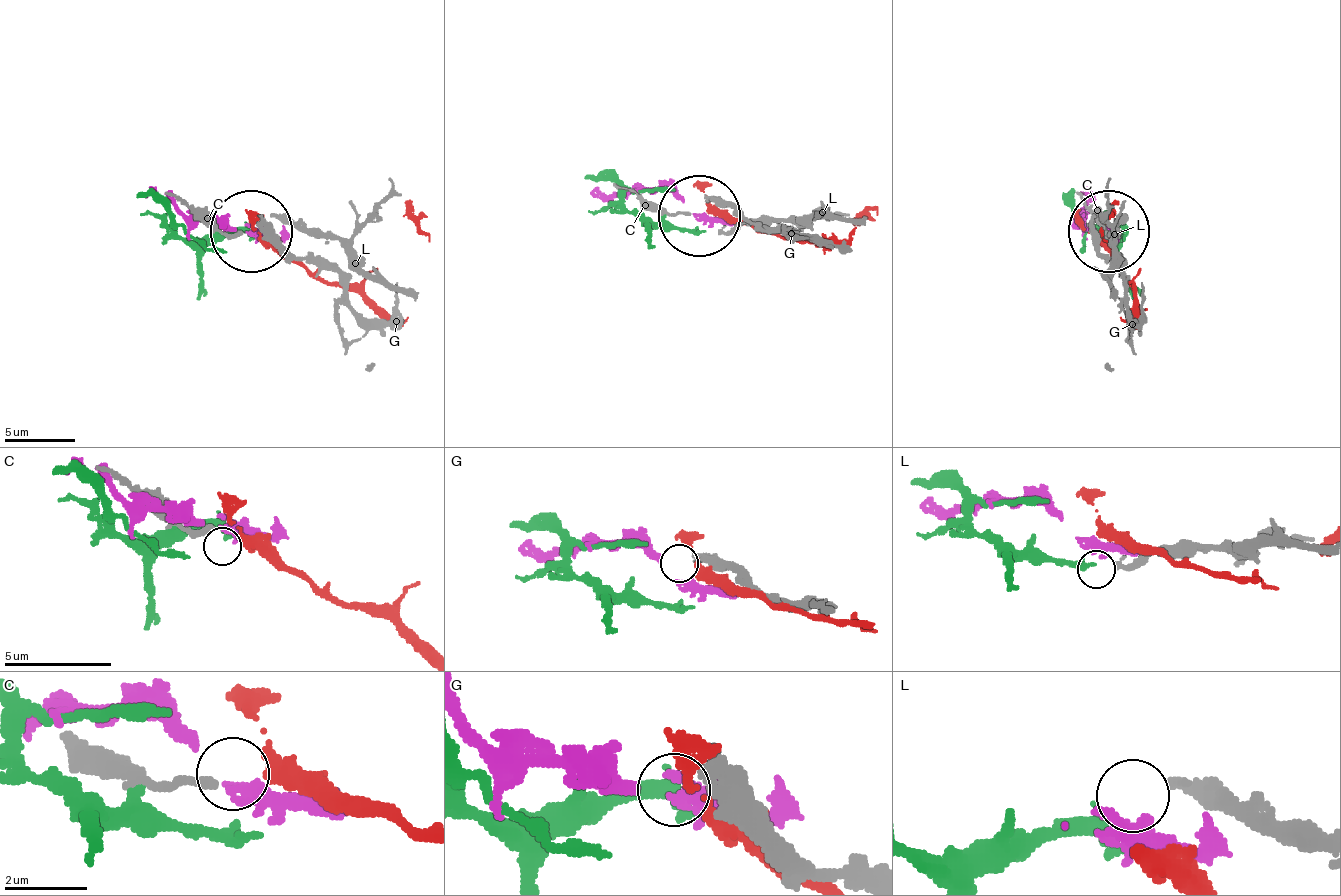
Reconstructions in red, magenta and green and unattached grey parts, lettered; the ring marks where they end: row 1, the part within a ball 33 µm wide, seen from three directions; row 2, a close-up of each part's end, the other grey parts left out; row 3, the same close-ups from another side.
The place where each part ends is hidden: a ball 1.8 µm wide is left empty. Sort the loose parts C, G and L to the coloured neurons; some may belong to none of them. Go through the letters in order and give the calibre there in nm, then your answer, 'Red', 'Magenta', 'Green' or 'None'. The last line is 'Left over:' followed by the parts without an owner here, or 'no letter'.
C: Thickness 240 nm. Red
G: Thickness 440 nm. None
L: Thickness 320 nm. Green
Left over: G

